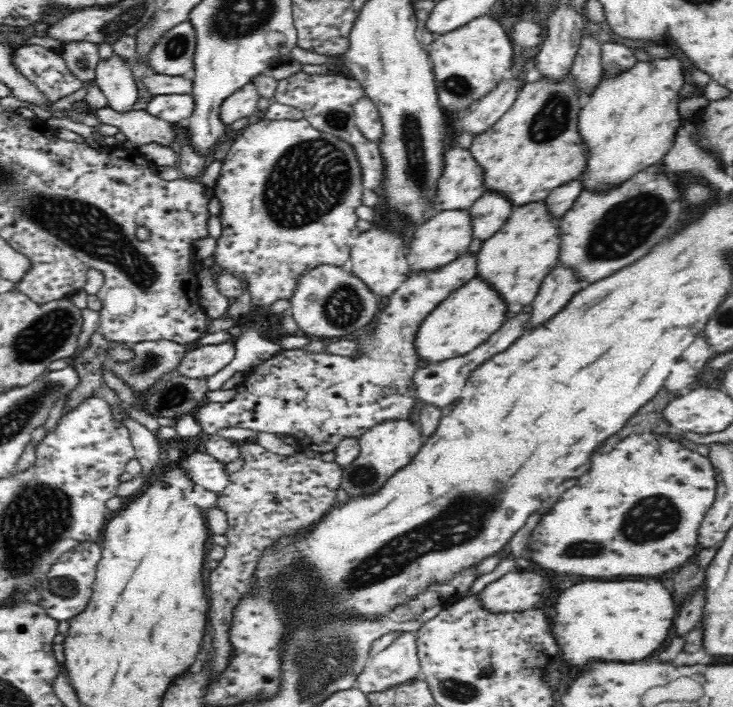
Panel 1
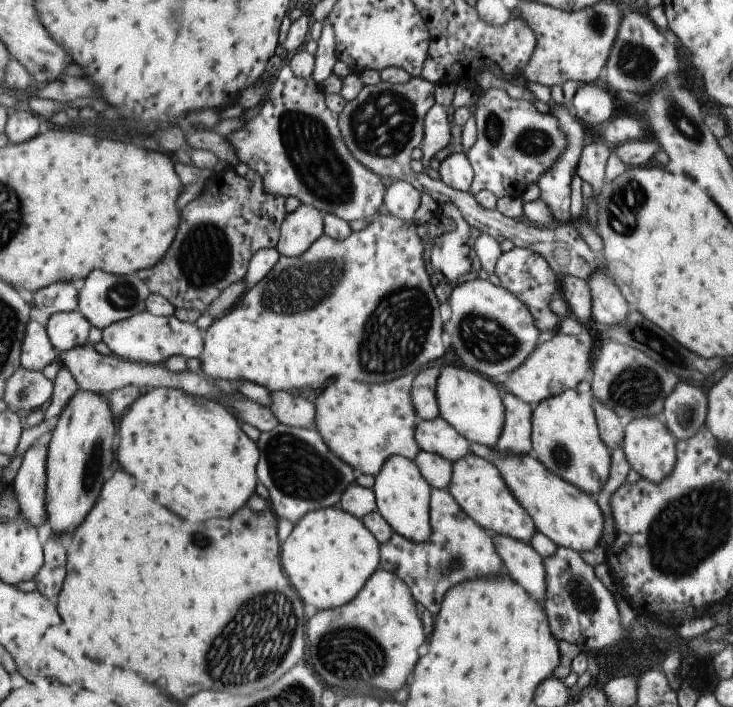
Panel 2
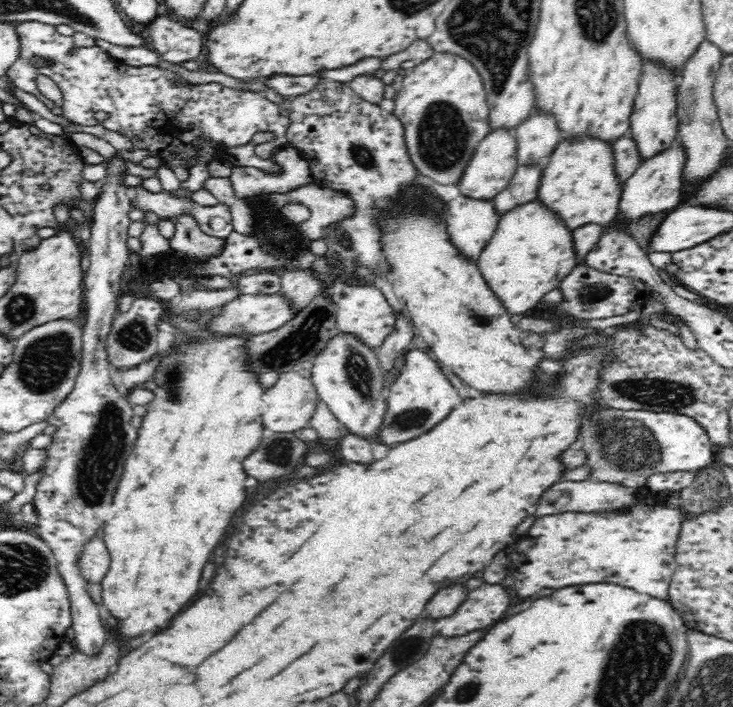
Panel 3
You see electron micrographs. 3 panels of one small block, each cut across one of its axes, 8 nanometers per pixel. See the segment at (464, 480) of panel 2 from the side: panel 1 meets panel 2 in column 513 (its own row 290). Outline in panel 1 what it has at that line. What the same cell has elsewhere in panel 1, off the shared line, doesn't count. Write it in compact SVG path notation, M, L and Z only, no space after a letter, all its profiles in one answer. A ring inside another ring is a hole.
M542 201L525 204L524 207L514 208L508 220L500 231L481 244L479 252L476 254L476 275L478 279L492 287L495 294L502 299L505 311L503 312L502 324L508 322L509 318L514 318L518 312L522 312L523 306L532 304L532 300L540 288L544 277L558 265L559 238L556 218L546 211L546 205Z

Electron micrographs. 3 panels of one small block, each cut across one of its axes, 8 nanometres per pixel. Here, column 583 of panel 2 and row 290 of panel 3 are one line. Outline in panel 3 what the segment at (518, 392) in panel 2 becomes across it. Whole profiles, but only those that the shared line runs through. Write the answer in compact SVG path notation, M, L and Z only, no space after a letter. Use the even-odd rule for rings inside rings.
M336 282L336 286L329 288L326 294L336 307L335 319L337 327L342 332L351 332L359 336L374 349L384 342L386 336L394 332L397 315L378 288L374 288L374 286L354 286L352 282L350 284L346 284L346 282L338 284Z

